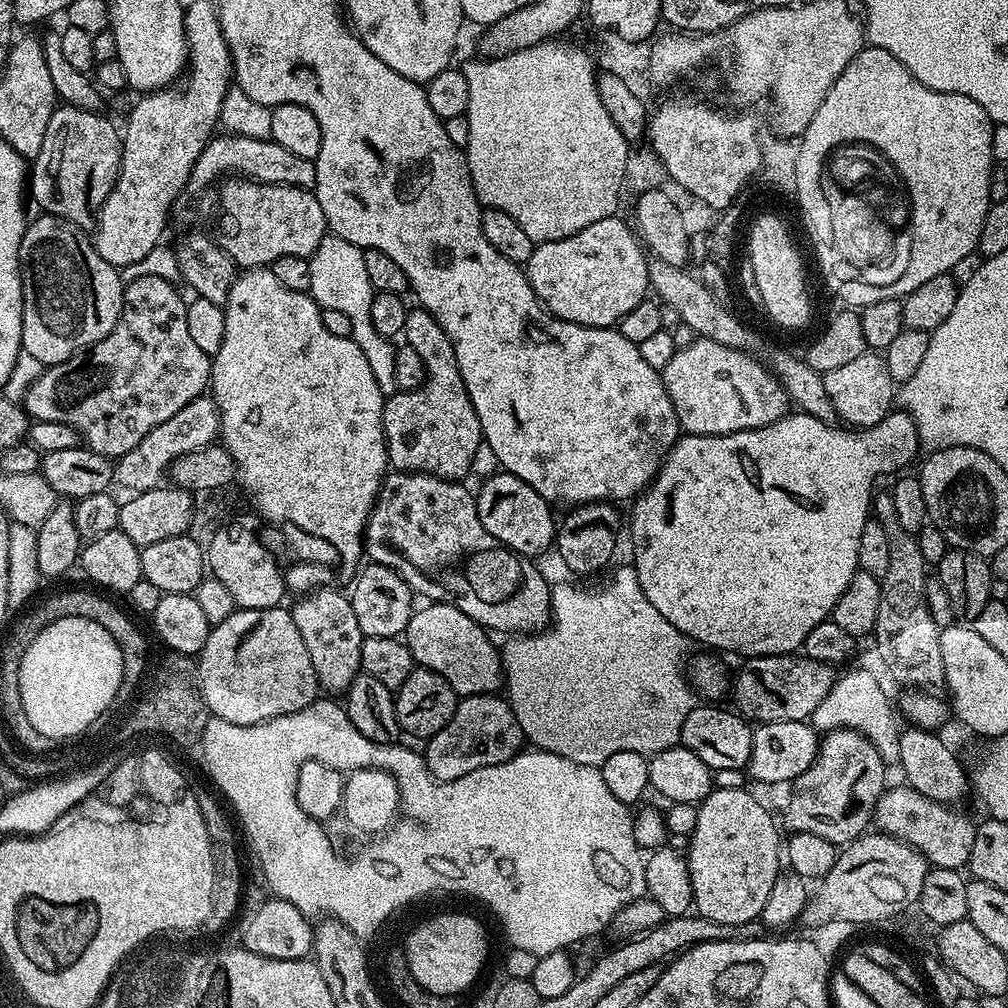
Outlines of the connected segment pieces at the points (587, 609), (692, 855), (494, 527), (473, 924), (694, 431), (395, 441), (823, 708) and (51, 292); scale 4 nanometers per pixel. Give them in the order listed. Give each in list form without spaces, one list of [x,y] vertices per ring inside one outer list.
[[[635,567],[618,569],[601,588],[575,588],[572,584],[555,585],[552,588],[551,625],[539,632],[520,634],[509,640],[512,641],[502,648],[502,684],[505,689],[508,687],[508,692],[506,691],[508,705],[514,710],[514,718],[518,718],[518,726],[522,726],[525,741],[531,747],[541,748],[550,754],[558,754],[562,758],[570,758],[574,762],[599,766],[602,762],[606,762],[606,758],[610,758],[610,754],[618,754],[618,750],[634,750],[638,754],[651,757],[655,753],[675,748],[680,744],[682,722],[694,707],[692,685],[688,683],[686,675],[690,641],[678,629],[670,626],[670,622],[666,622],[666,618],[662,618],[662,614],[654,610],[650,598],[642,594],[642,586],[638,582]]]
[[[713,787],[712,793],[707,798],[700,801],[696,812],[696,825],[692,828],[692,837],[688,840],[688,852],[686,859],[689,868],[690,882],[693,884],[693,905],[699,915],[705,916],[708,920],[722,922],[723,924],[751,924],[760,920],[762,906],[766,906],[766,898],[770,895],[770,889],[774,887],[774,878],[782,870],[782,836],[776,829],[776,820],[747,792],[747,787],[736,789],[722,789]]]
[[[503,470],[487,477],[481,484],[484,485],[480,492],[478,488],[475,493],[478,518],[482,526],[486,526],[486,530],[498,538],[498,542],[502,542],[521,558],[537,558],[547,548],[553,547],[558,531],[557,521],[552,521],[554,508],[542,498],[542,494],[538,494],[538,490],[526,486],[522,478]]]
[[[444,912],[441,916],[422,921],[409,934],[402,951],[418,986],[430,990],[430,994],[460,996],[479,978],[484,968],[484,959],[488,956],[488,936],[474,917],[464,912]]]
[[[699,338],[690,346],[677,349],[674,358],[666,362],[662,375],[666,394],[670,394],[670,402],[674,404],[681,429],[693,436],[725,436],[731,432],[765,428],[789,415],[790,401],[787,390],[780,385],[779,378],[772,373],[771,368],[761,361],[760,365],[756,358],[755,355],[739,352],[730,346],[718,346],[718,342]]]
[[[416,306],[409,311],[402,333],[403,343],[414,346],[414,354],[422,358],[424,384],[409,392],[399,390],[384,402],[384,441],[388,447],[389,465],[397,472],[425,472],[443,480],[463,481],[464,475],[472,472],[474,450],[482,443],[478,414],[470,402],[470,394],[462,382],[458,370],[458,358],[454,358],[454,346],[450,338],[438,326],[435,318],[425,308]]]
[[[860,668],[857,672],[850,672],[846,676],[841,675],[832,684],[830,694],[818,702],[818,708],[810,717],[810,723],[817,733],[827,734],[836,728],[852,728],[855,732],[862,733],[878,750],[878,754],[885,762],[899,761],[898,742],[901,729],[896,728],[892,721],[894,716],[894,704],[884,697],[884,688],[880,680],[872,672]]]
[[[40,214],[37,217],[33,224],[31,221],[25,227],[24,237],[20,243],[20,277],[22,278],[22,294],[24,295],[24,301],[22,302],[22,342],[20,347],[23,351],[34,354],[34,358],[38,358],[38,362],[42,362],[47,366],[61,364],[69,360],[71,356],[77,356],[80,352],[91,350],[102,338],[106,338],[106,334],[110,334],[110,330],[114,330],[114,326],[124,309],[126,284],[121,280],[121,273],[118,269],[110,262],[106,262],[106,258],[102,258],[102,254],[98,254],[93,237],[85,229],[78,227],[77,224],[66,218],[58,218],[47,214]]]

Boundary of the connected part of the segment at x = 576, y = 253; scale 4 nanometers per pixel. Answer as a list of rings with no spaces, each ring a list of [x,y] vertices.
[[[607,216],[570,238],[533,247],[526,265],[528,281],[552,315],[591,328],[611,328],[649,295],[649,257],[637,233],[620,219]]]

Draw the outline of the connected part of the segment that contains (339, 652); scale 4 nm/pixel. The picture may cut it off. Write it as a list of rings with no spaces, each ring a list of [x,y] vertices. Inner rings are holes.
[[[318,588],[303,593],[290,611],[294,618],[294,626],[298,626],[298,634],[302,634],[302,642],[306,642],[306,651],[310,653],[310,662],[314,662],[316,683],[325,693],[347,693],[354,678],[361,671],[360,651],[364,635],[358,626],[358,618],[354,618],[354,606],[347,595],[344,596],[336,588]]]

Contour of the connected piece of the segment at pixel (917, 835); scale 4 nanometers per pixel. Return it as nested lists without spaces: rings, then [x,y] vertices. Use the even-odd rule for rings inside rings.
[[[885,787],[884,793],[878,798],[876,809],[872,811],[875,831],[917,848],[933,868],[963,869],[970,858],[970,849],[974,847],[977,821],[956,812],[960,810],[955,807],[934,802],[926,798],[926,794],[918,794],[918,790],[899,787]]]

